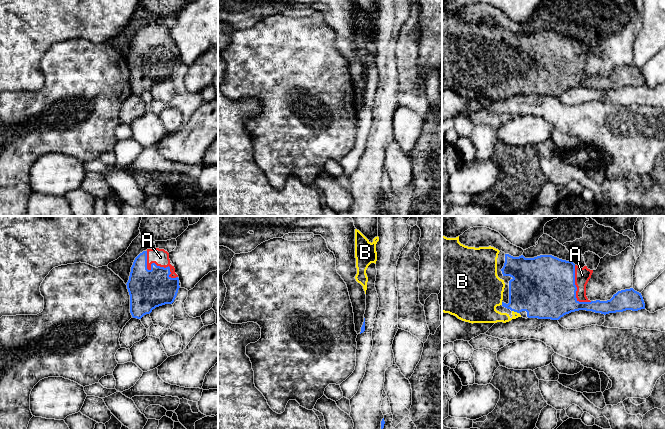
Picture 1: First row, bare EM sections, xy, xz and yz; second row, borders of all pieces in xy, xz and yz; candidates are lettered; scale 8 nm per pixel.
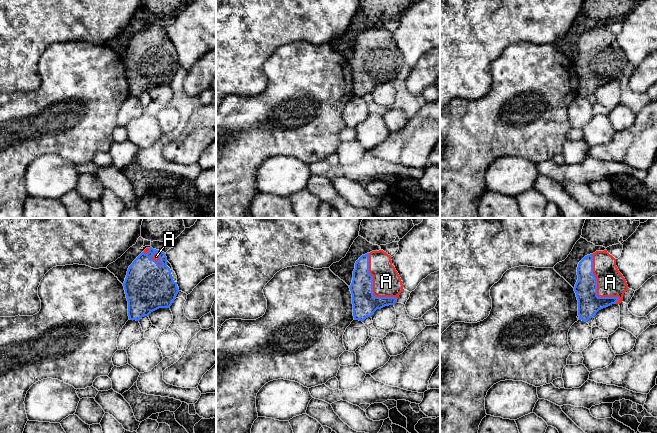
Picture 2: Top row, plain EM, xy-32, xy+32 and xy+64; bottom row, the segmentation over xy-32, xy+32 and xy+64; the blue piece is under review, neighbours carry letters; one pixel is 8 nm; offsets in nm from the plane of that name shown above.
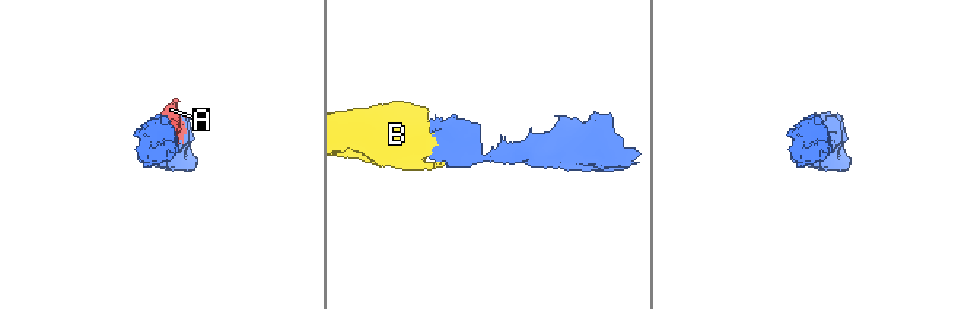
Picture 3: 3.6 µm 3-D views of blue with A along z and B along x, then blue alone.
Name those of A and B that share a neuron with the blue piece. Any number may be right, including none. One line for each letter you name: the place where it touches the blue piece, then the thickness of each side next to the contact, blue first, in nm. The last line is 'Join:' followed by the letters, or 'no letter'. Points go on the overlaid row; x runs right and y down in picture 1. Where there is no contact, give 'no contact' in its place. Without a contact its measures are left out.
A: xy (155, 264) | 320/140 nm
B: yz (515, 311) | 400/220 nm
Join: A, B

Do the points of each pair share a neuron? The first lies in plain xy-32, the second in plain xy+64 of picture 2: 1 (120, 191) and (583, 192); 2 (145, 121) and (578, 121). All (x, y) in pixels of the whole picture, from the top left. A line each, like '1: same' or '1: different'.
1: same
2: different

